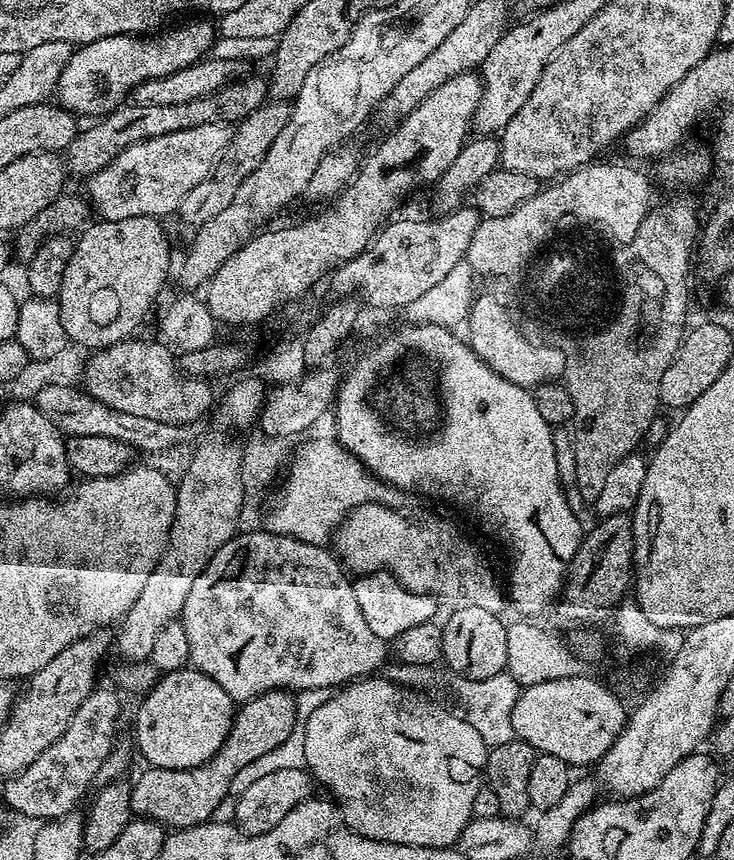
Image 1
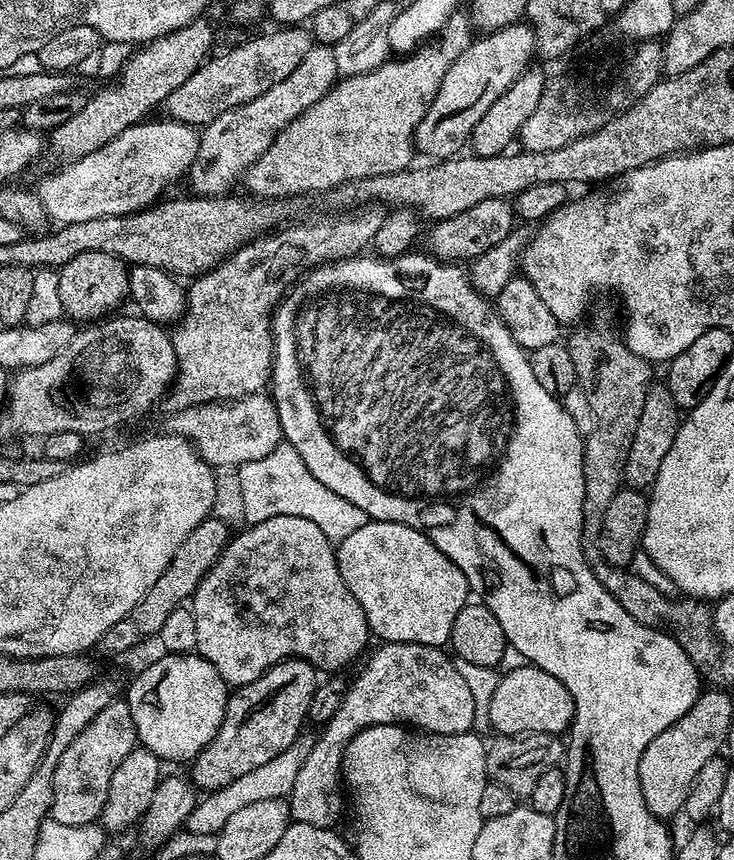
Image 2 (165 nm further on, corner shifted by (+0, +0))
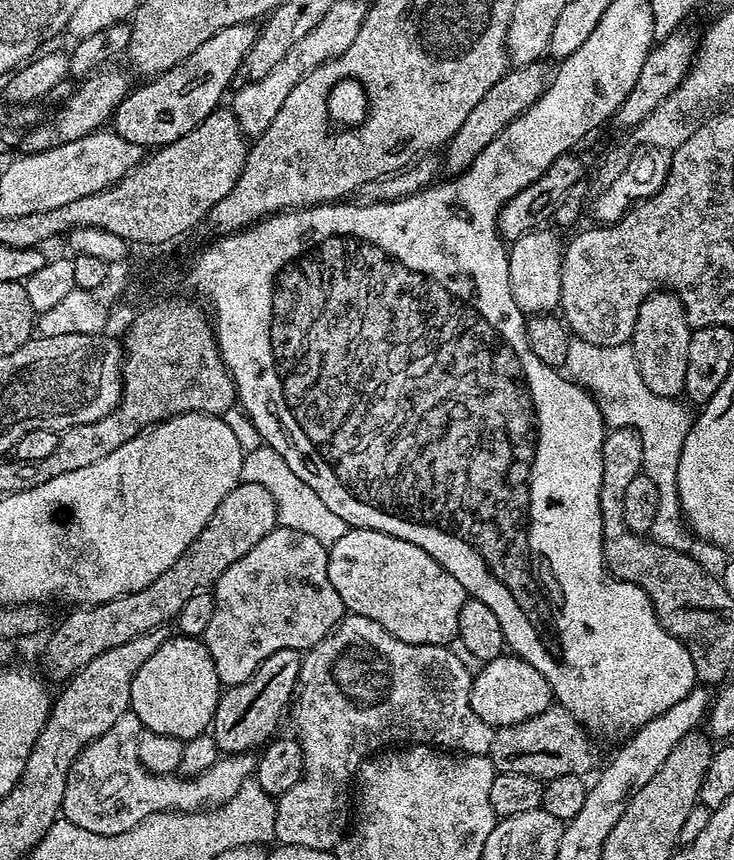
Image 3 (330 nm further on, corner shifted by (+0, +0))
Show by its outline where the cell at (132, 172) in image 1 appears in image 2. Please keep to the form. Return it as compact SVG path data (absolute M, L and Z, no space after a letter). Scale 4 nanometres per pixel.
M163 119L130 126L118 138L106 142L106 146L98 146L92 154L65 163L61 172L46 177L38 187L38 195L49 221L73 224L90 222L90 218L143 212L157 203L175 180L187 177L198 154L200 132L191 124Z

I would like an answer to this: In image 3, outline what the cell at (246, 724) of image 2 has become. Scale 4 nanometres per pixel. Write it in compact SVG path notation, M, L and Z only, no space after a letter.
M295 648L278 650L278 654L270 654L270 658L266 658L266 662L262 662L246 682L233 684L221 691L210 729L221 753L248 754L277 735L276 727L283 716L285 719L296 695L301 659L301 653Z

